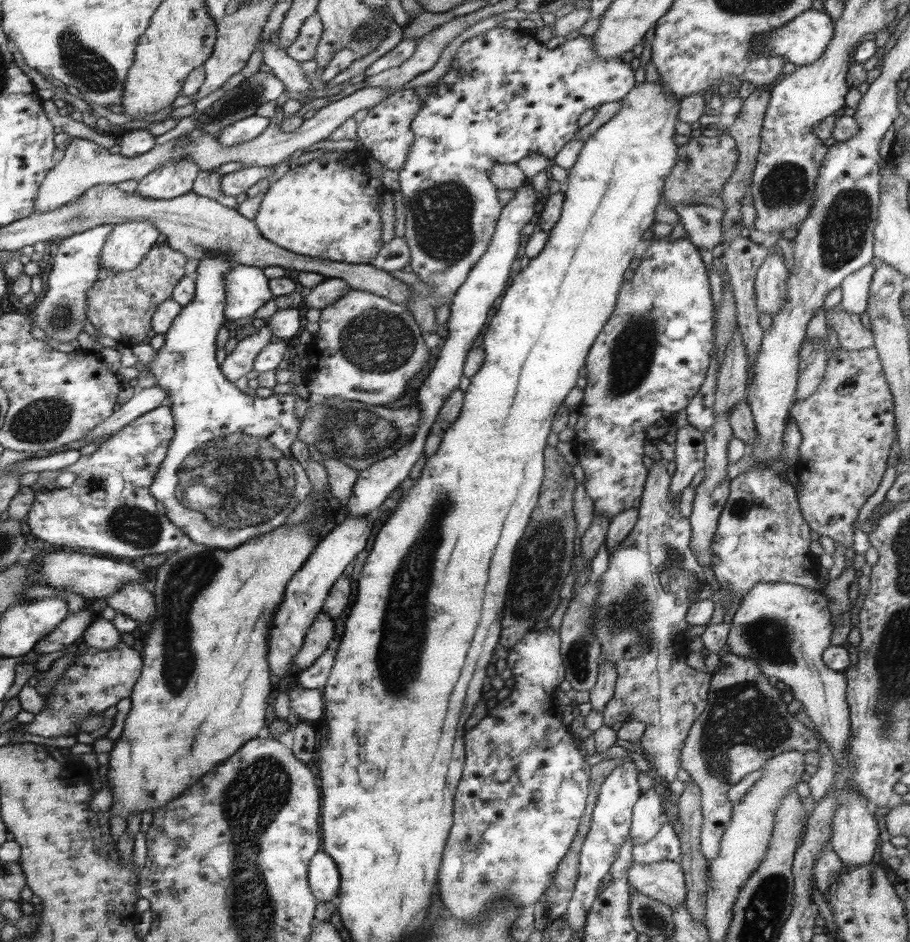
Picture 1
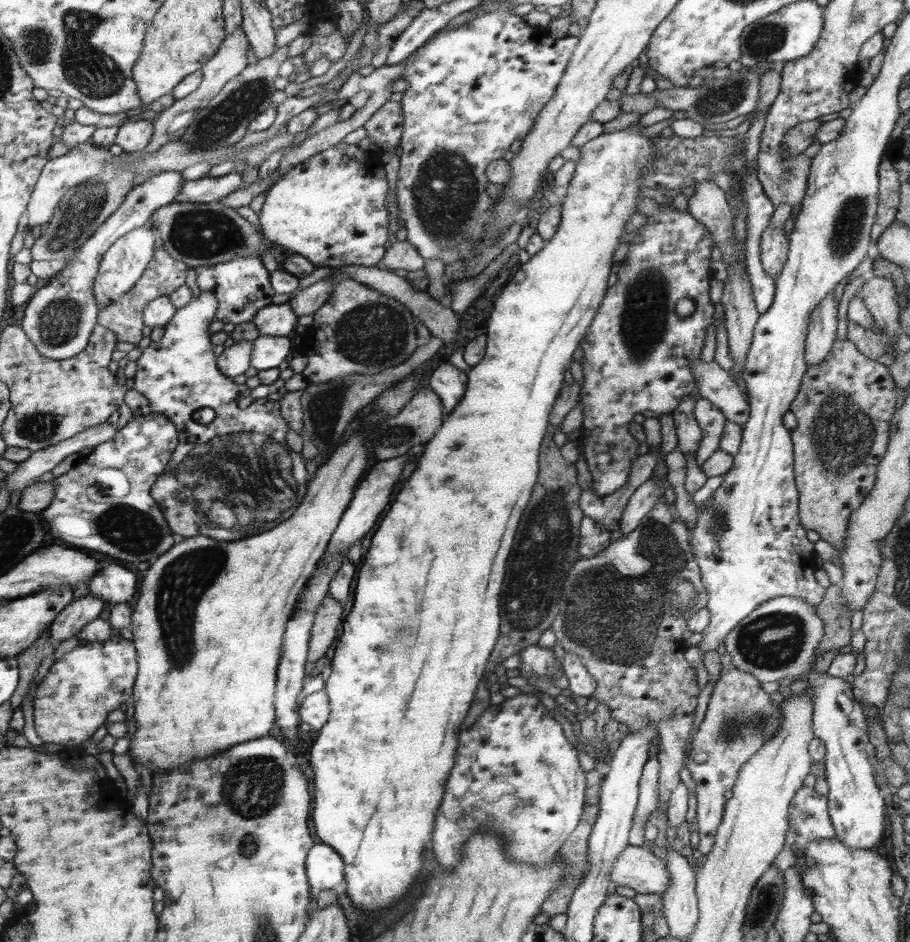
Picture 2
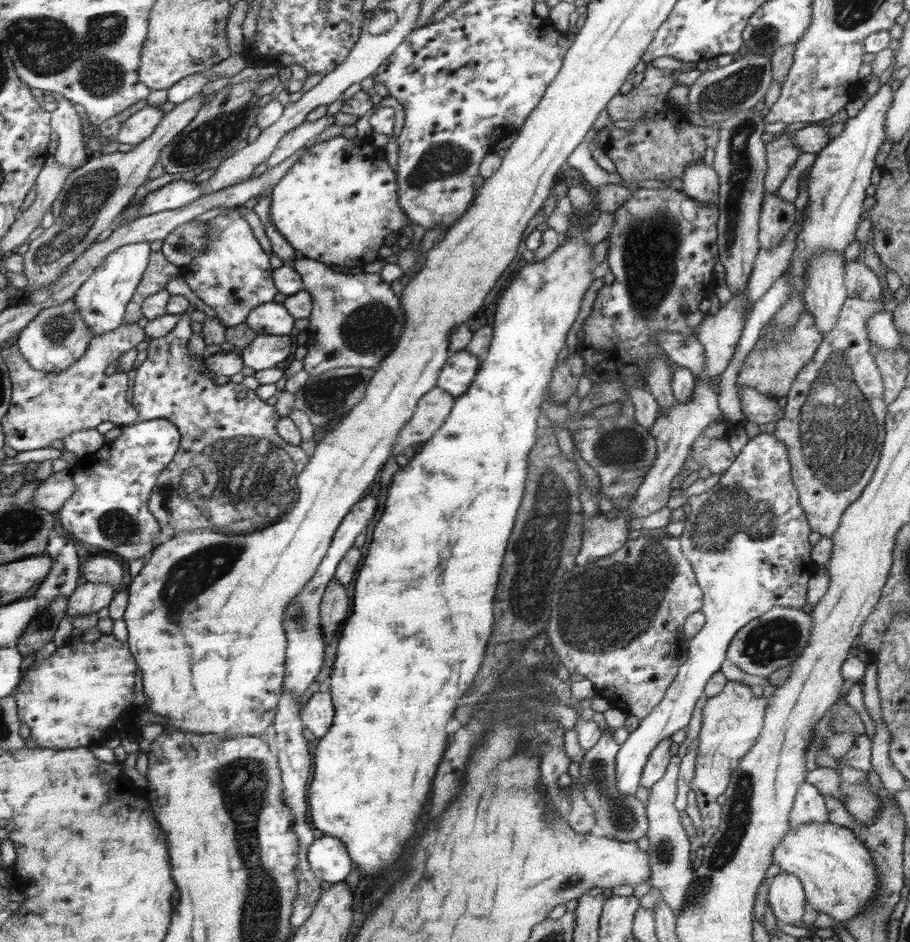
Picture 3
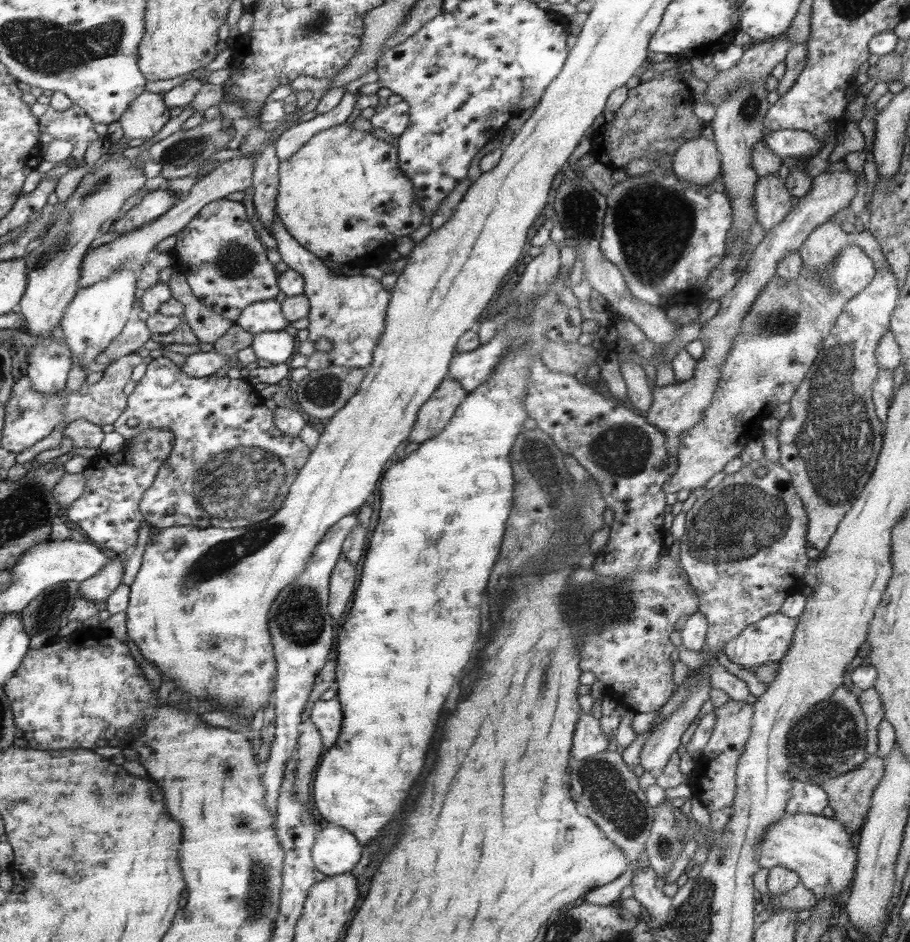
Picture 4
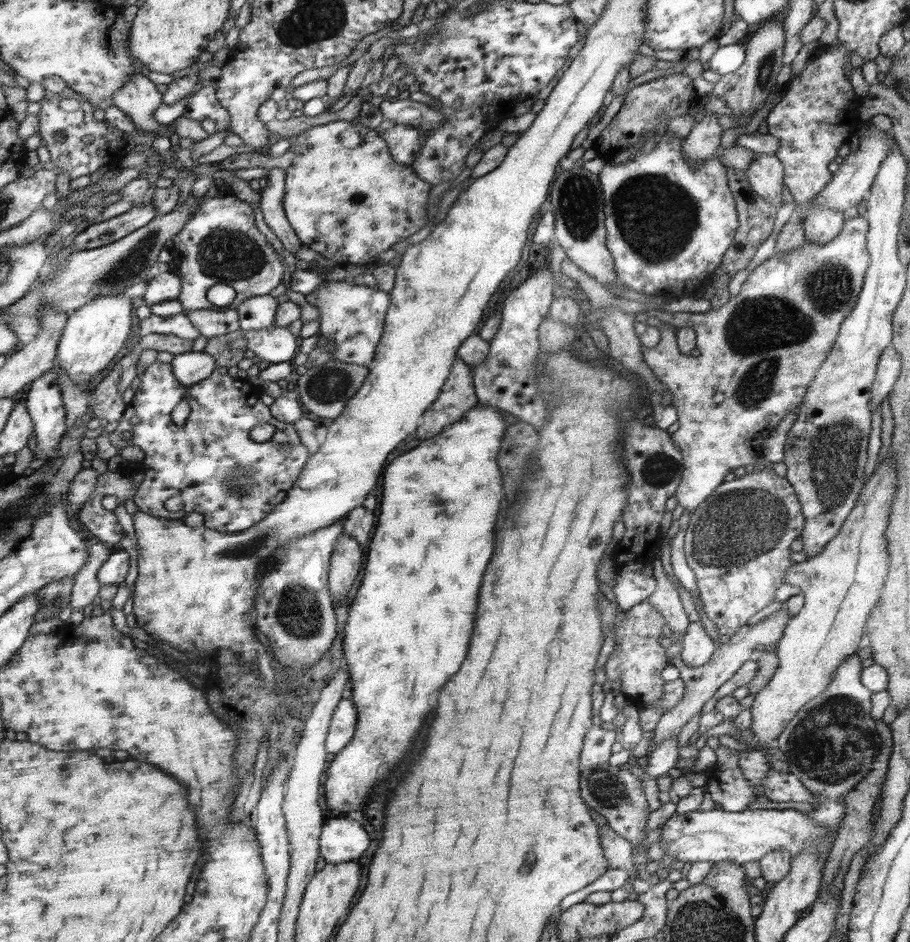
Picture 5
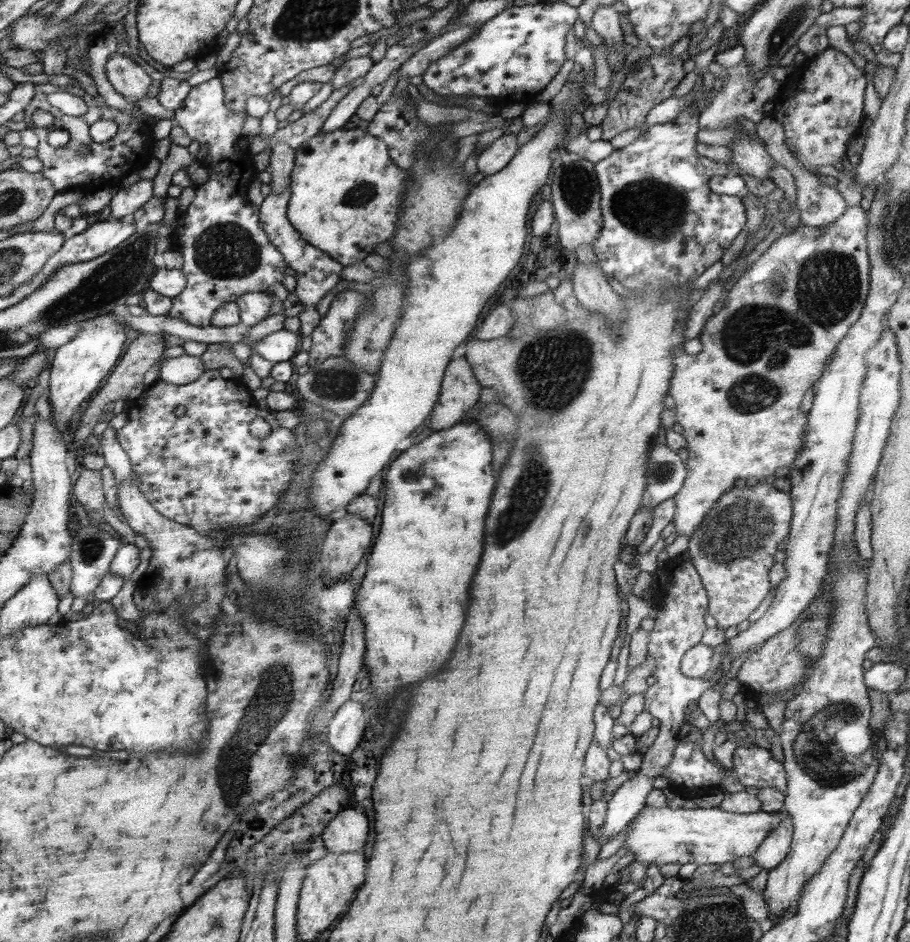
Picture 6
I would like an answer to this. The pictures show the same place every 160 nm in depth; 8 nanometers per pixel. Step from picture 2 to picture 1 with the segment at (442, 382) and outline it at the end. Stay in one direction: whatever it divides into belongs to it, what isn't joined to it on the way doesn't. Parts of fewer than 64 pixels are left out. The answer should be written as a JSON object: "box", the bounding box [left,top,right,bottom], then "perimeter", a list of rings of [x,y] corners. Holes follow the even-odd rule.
{"box":[424,388,465,459],"perimeter":[[[458,388],[446,399],[445,404],[443,404],[442,411],[439,412],[438,419],[435,420],[433,428],[431,428],[428,438],[425,440],[424,456],[427,457],[427,459],[430,459],[430,457],[438,451],[443,435],[459,418],[464,407],[464,396],[465,393]]]}

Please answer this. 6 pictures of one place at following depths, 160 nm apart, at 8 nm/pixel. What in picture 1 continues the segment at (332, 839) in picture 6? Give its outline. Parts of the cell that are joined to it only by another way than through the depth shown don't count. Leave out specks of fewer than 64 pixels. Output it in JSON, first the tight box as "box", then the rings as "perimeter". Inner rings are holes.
{"box":[307,851,340,902],"perimeter":[[[322,851],[312,857],[307,872],[310,888],[319,902],[331,901],[337,895],[336,892],[340,892],[338,868],[328,853]]]}

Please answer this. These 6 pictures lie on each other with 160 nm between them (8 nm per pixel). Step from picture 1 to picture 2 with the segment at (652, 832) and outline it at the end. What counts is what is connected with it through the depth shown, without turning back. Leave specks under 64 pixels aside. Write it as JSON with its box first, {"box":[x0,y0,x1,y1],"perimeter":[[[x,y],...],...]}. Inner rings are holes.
{"box":[629,758,660,846],"perimeter":[[[652,758],[644,765],[639,782],[639,800],[636,813],[633,816],[633,826],[629,833],[629,842],[632,846],[641,846],[645,840],[645,829],[649,826],[648,819],[658,807],[660,763]]]}

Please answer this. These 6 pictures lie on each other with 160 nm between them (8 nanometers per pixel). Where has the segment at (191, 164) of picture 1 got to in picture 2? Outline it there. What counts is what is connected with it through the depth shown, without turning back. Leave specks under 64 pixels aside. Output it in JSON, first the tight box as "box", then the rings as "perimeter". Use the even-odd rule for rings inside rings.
{"box":[20,172,184,360],"perimeter":[[[159,172],[142,184],[132,187],[128,191],[124,202],[113,212],[96,230],[86,239],[86,242],[76,251],[72,252],[69,265],[65,265],[61,271],[54,275],[44,287],[39,287],[26,303],[24,317],[20,328],[26,332],[26,336],[36,346],[36,350],[50,360],[66,360],[76,356],[88,347],[89,338],[98,324],[99,306],[96,297],[93,296],[93,282],[99,271],[102,256],[116,242],[118,237],[124,236],[135,228],[145,226],[149,222],[150,215],[158,208],[175,202],[184,184],[184,176],[180,172]]]}

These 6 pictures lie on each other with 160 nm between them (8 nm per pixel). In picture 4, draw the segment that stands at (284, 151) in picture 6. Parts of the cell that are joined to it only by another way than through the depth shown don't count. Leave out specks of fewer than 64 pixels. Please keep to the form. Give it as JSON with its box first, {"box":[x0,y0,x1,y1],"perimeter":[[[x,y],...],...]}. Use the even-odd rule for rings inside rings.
{"box":[273,209,392,370],"perimeter":[[[275,209],[273,237],[277,240],[278,252],[288,268],[301,273],[305,279],[303,295],[309,300],[310,324],[307,332],[312,343],[326,338],[332,343],[330,352],[315,351],[308,357],[306,367],[312,370],[330,366],[348,368],[368,368],[373,363],[373,352],[386,328],[386,312],[392,292],[386,290],[382,280],[372,276],[351,272],[348,275],[333,274],[321,257],[311,253],[297,240],[294,240],[283,226]]]}

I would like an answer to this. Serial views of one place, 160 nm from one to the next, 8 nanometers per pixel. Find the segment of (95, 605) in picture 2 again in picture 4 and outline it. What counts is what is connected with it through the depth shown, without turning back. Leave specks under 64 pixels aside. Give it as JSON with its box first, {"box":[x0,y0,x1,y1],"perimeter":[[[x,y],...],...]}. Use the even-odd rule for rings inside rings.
{"box":[79,556,123,604],"perimeter":[[[115,556],[93,578],[80,583],[79,596],[94,604],[105,602],[123,583],[123,574],[122,562]]]}

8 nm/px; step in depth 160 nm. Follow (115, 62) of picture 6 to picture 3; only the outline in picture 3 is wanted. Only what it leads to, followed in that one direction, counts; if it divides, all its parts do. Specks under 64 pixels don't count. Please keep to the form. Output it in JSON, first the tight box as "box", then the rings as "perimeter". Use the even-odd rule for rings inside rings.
{"box":[115,106,164,146],"perimeter":[[[143,106],[122,124],[115,140],[130,146],[139,145],[157,130],[164,115],[159,106]]]}

